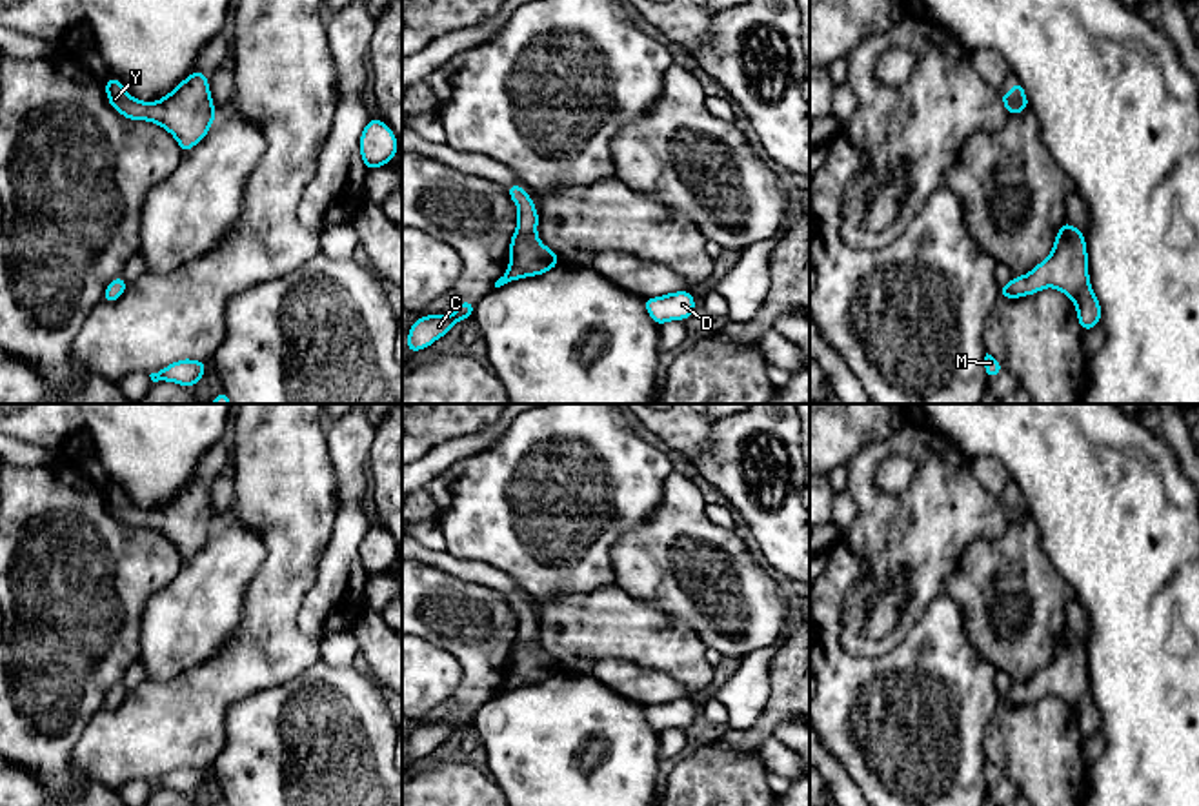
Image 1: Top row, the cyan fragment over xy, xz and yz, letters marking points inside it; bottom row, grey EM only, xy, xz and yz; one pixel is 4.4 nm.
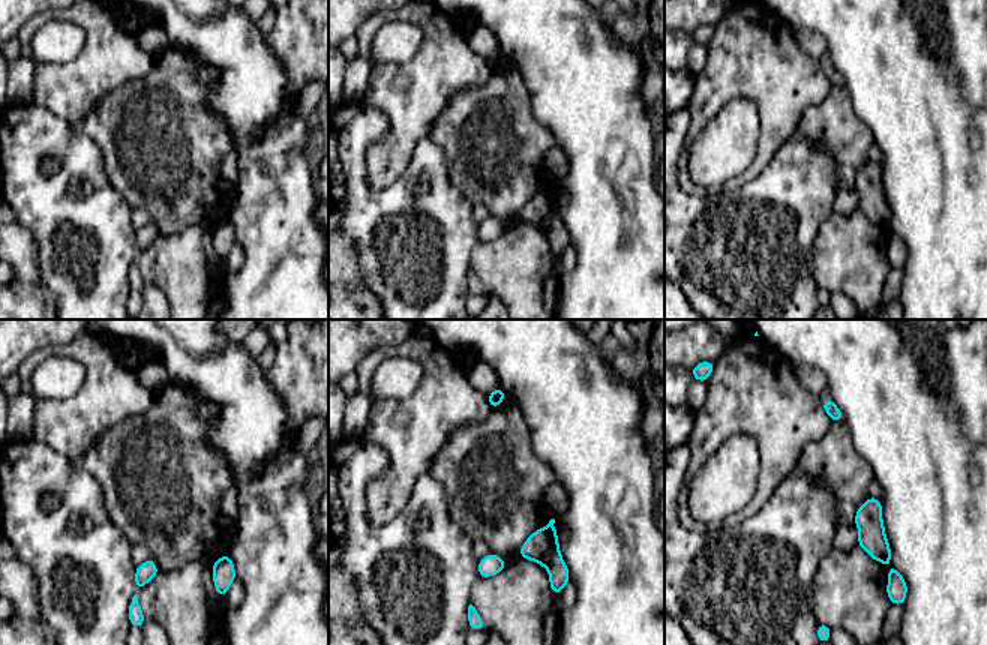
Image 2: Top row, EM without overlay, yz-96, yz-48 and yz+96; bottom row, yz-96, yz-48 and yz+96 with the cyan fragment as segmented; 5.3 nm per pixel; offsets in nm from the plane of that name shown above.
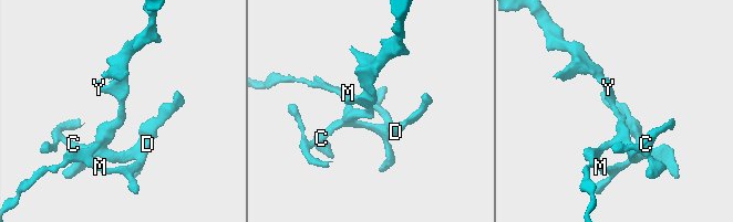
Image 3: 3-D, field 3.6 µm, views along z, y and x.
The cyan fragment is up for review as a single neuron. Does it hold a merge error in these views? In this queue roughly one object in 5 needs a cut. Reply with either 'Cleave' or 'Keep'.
Keep

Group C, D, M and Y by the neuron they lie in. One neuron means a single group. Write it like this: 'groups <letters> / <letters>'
groups C D M Y

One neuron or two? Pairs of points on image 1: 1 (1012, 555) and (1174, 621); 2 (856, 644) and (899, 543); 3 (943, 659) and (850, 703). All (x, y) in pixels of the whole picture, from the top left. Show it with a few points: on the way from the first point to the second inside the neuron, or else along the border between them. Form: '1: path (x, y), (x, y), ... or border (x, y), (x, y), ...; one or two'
1: border (1039, 537), (1043, 552), (1074, 597); two
2: path (888, 641), (906, 623), (917, 603), (917, 575); one
3: path (919, 683), (901, 701), (874, 703); one

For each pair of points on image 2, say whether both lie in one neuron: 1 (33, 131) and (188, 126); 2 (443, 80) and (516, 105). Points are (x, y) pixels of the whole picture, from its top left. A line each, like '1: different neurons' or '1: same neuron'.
1: different neurons
2: different neurons

